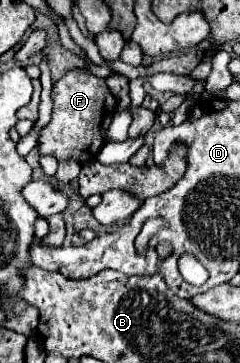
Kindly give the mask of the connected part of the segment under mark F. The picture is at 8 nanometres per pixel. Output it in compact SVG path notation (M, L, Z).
M83 68L67 70L67 74L53 84L51 98L53 98L51 122L39 130L39 140L37 140L41 156L49 154L55 156L59 162L63 160L77 160L81 164L91 162L95 158L95 152L99 152L101 146L105 144L107 136L105 130L115 114L117 98L111 94L103 78L97 78Z

